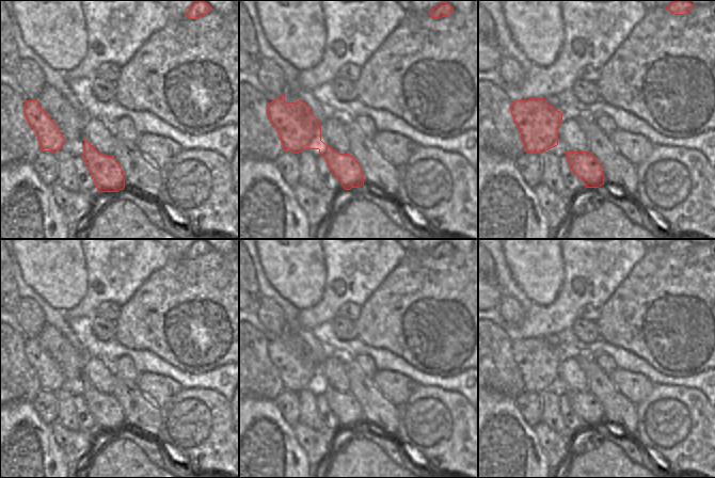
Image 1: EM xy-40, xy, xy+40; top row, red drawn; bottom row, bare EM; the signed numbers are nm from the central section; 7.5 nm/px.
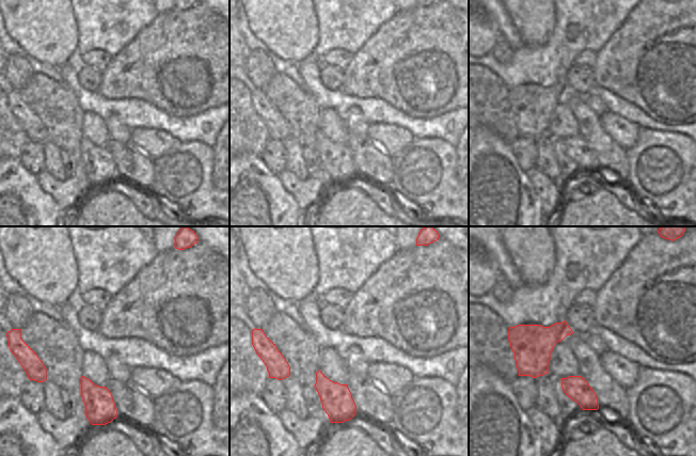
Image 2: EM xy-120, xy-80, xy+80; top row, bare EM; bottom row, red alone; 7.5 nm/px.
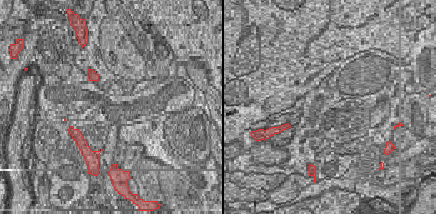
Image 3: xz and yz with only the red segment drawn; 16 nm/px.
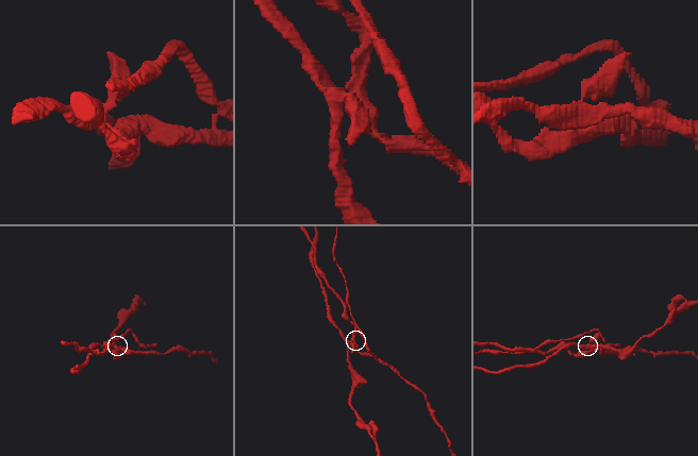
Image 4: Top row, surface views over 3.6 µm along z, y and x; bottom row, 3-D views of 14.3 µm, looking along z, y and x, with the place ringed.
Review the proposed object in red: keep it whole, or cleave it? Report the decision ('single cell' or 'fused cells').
fused cells

